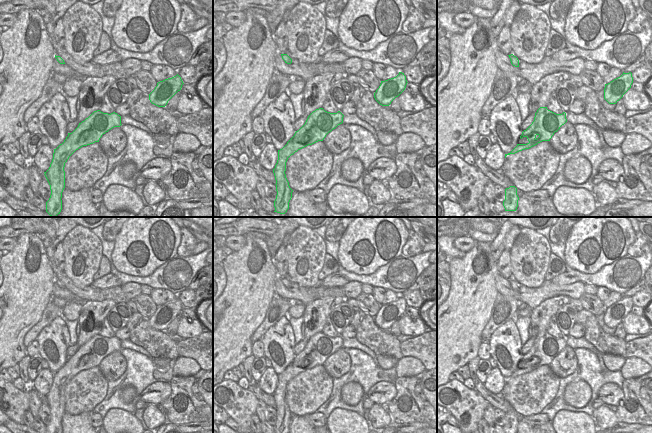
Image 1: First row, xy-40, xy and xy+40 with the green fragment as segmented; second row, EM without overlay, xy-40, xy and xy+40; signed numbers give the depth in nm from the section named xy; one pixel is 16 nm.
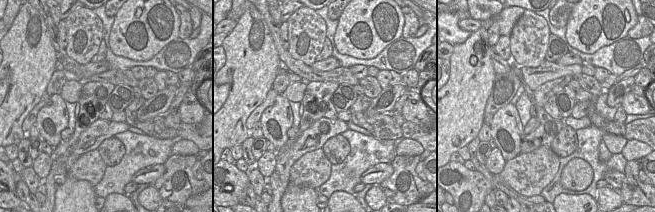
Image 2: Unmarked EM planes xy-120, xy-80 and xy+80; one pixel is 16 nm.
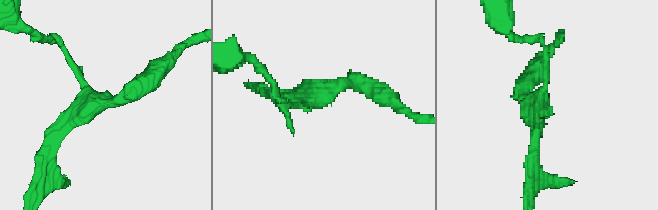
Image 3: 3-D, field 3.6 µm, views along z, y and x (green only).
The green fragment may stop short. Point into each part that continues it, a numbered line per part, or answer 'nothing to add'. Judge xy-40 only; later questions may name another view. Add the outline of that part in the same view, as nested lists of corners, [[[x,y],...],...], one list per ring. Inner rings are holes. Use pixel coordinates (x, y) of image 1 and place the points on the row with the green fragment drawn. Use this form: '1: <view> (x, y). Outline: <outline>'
nothing to add

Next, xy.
nothing to add

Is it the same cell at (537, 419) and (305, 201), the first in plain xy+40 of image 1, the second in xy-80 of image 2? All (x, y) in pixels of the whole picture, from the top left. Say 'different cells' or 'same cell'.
different cells

